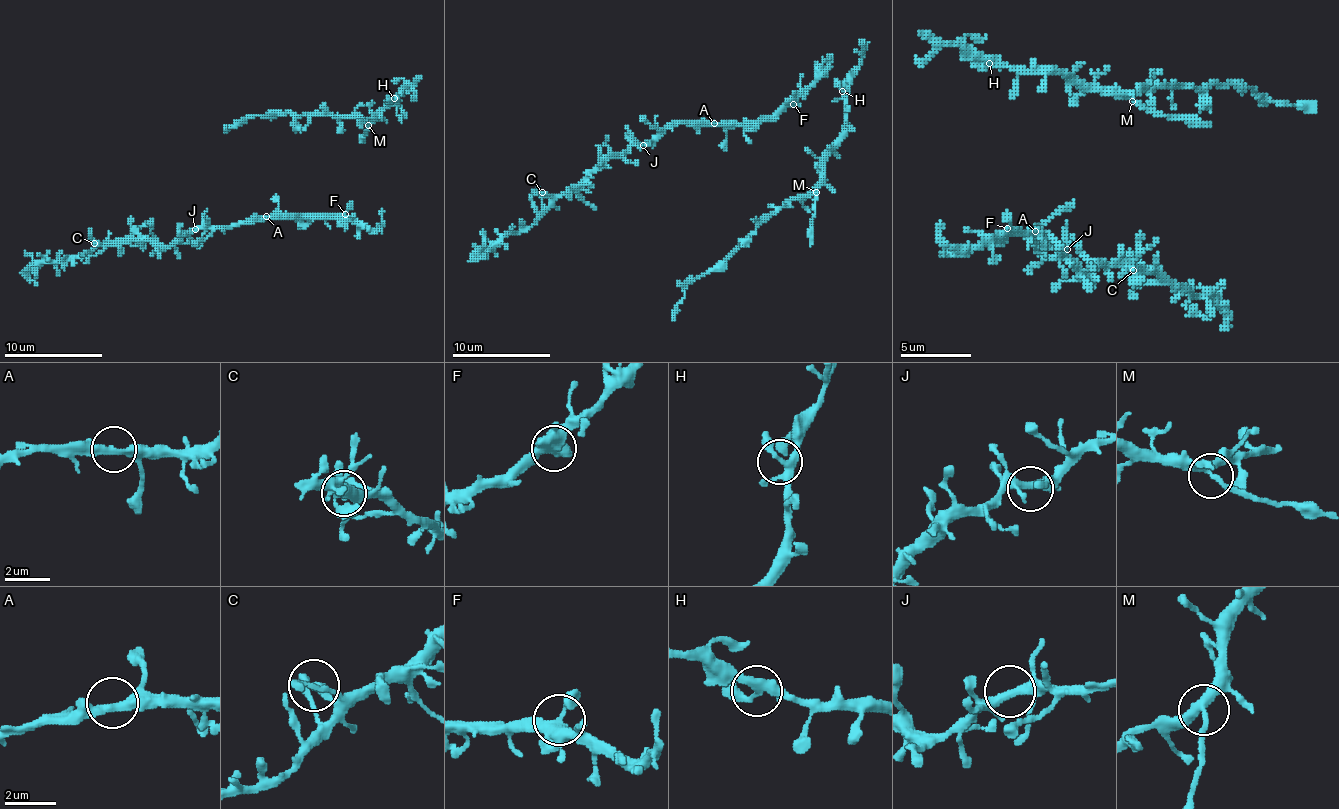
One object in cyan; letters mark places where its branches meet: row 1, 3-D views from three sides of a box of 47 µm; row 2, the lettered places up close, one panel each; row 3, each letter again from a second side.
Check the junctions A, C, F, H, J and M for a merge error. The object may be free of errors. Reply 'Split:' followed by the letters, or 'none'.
Split: M

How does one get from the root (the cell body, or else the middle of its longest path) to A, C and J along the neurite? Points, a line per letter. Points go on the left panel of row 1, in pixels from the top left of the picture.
A: (328, 216), (266, 216)
C: (328, 216), (254, 216), (229, 226), (185, 231), (168, 246), (148, 241), (94, 243)
J: (328, 216), (254, 216), (249, 221), (229, 226), (195, 229)

